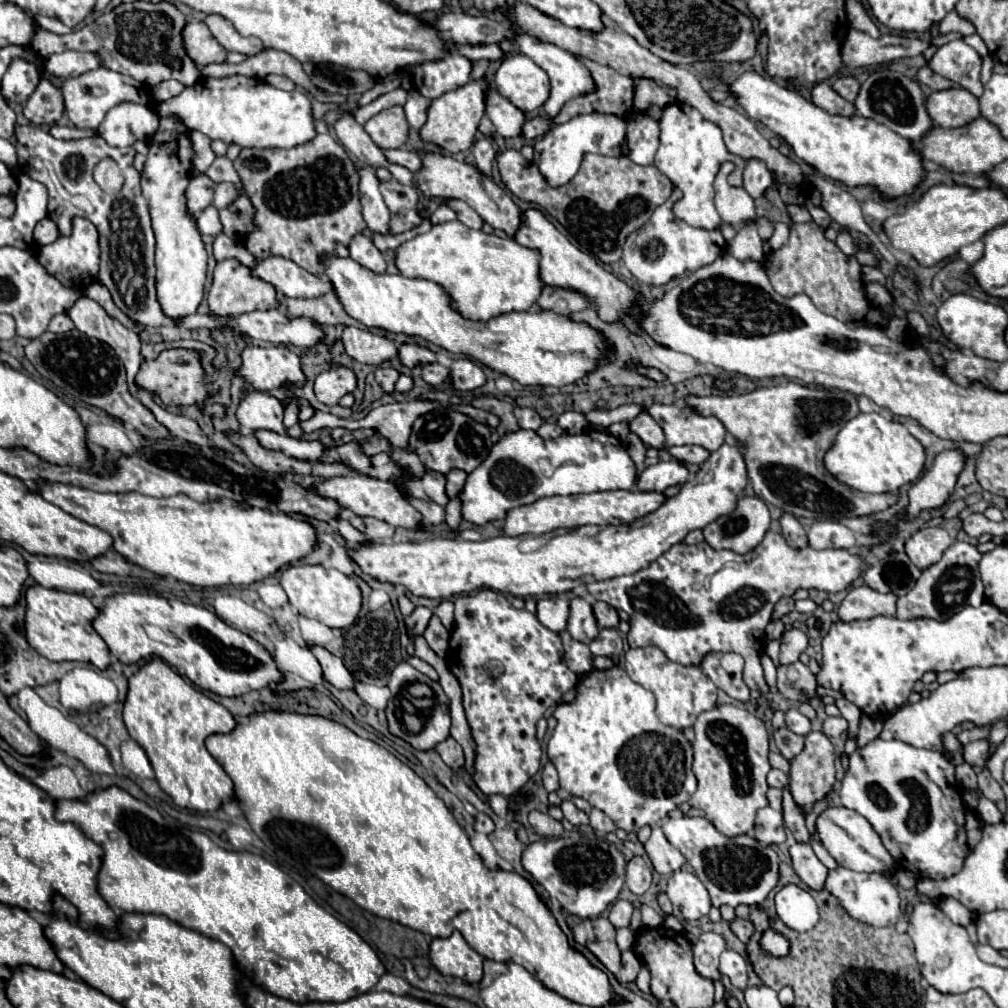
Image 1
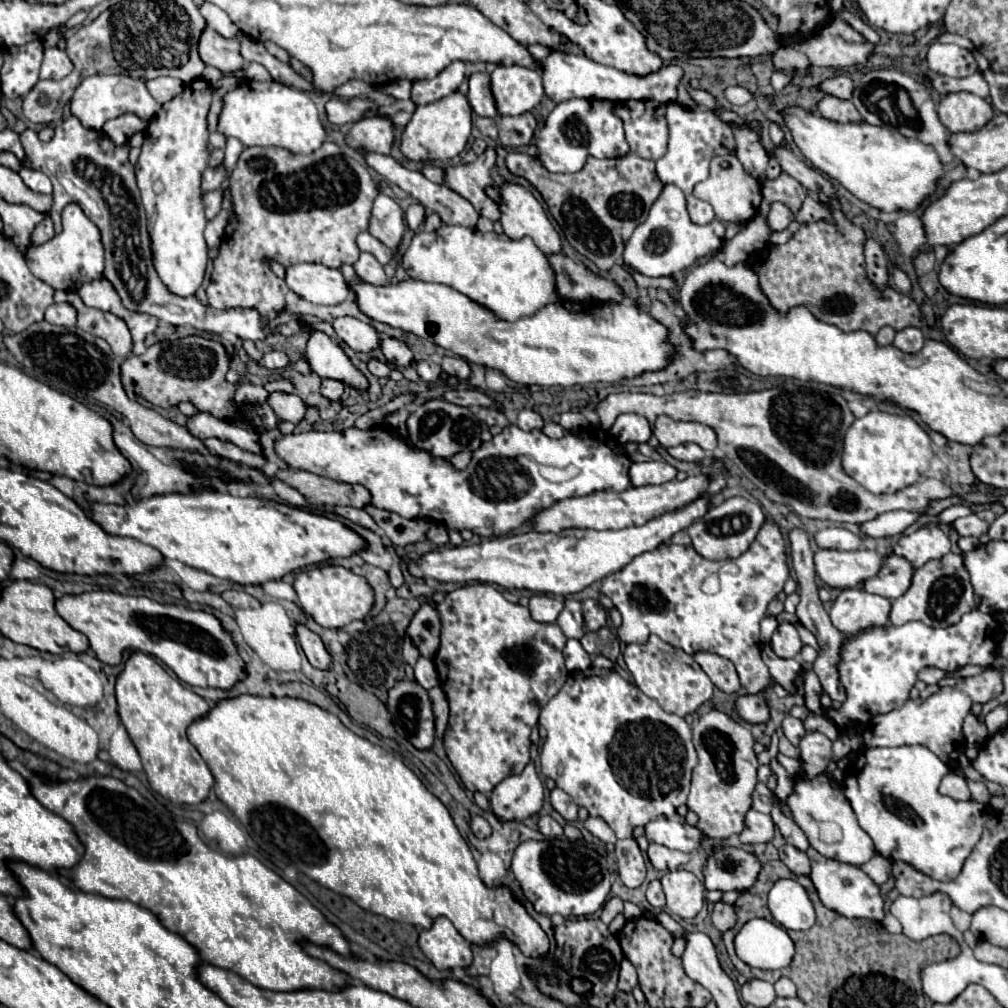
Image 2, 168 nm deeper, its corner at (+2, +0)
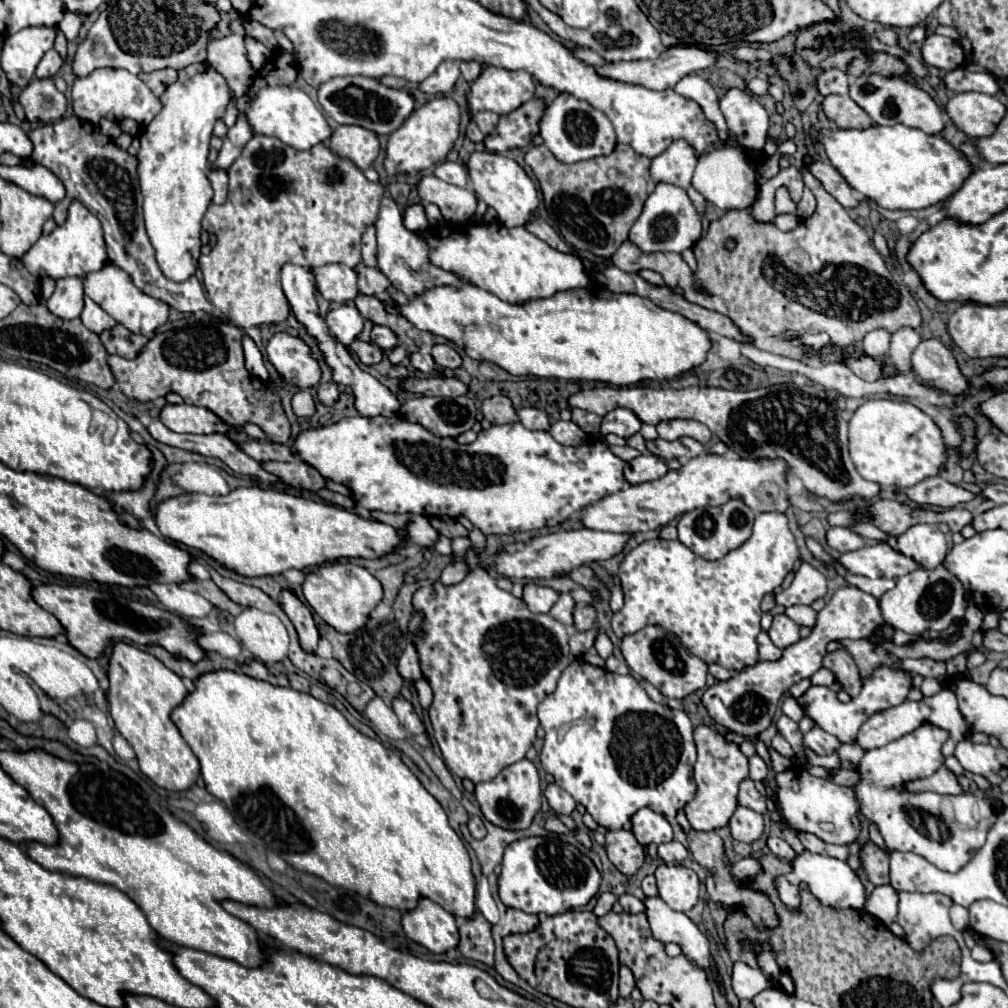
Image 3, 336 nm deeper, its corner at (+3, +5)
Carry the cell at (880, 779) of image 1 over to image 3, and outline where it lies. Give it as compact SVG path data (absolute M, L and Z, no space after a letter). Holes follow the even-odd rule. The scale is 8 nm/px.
M922 723L916 731L880 749L866 751L858 767L862 783L854 791L862 813L878 825L890 851L912 851L928 859L940 871L956 873L986 843L986 833L994 825L996 813L982 797L962 799L958 795L904 791L906 781L928 777L940 769L944 763L940 747L946 739L948 731L932 723Z

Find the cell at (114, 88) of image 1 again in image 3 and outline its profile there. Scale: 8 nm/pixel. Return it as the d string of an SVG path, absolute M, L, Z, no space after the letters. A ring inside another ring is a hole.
M102 67L102 69L92 71L86 77L76 77L72 85L72 105L74 105L74 113L80 119L94 123L94 125L104 117L112 121L130 117L138 125L144 127L160 111L160 99L136 75L124 69L112 69L112 67Z

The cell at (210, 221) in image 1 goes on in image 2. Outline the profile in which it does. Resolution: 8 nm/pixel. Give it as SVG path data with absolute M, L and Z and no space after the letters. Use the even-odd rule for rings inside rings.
M215 190L215 192L207 192L203 194L203 204L205 204L205 218L207 220L213 220L215 214L219 212L219 206L221 206L221 190Z

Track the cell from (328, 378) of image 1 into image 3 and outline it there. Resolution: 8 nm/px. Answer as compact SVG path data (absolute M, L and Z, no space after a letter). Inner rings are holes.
M334 381L318 385L318 399L322 405L334 405L338 401L338 385Z

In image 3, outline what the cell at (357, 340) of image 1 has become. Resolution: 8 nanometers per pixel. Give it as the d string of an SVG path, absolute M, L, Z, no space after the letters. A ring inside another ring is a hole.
M340 305L338 309L332 309L326 315L326 325L332 331L334 339L338 339L342 345L350 345L354 337L360 335L364 319L355 306Z

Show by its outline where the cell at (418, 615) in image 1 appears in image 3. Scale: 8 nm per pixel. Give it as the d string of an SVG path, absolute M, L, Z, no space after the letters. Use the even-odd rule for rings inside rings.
M412 643L406 647L402 657L398 659L398 671L400 671L400 677L404 681L418 681L422 677L418 653L416 653L416 647Z

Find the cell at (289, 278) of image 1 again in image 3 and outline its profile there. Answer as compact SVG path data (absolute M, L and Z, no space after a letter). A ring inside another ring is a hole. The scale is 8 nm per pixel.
M332 263L312 271L314 271L316 287L324 299L346 303L358 295L358 275L354 269Z

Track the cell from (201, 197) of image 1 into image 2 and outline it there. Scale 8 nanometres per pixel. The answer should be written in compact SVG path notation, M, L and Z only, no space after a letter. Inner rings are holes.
M223 166L219 168L207 168L203 172L203 180L201 180L201 190L205 192L213 192L213 190L221 190L227 182L227 172Z

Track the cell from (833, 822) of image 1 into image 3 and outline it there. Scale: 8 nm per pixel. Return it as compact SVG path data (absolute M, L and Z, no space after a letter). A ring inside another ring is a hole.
M794 765L776 777L776 795L778 795L778 805L782 809L784 819L798 831L808 831L818 835L826 843L838 843L846 845L852 843L858 837L860 823L858 823L858 803L854 797L854 791L848 787L838 787L830 783L828 779L812 777L806 769L800 765ZM828 825L828 827L822 827Z

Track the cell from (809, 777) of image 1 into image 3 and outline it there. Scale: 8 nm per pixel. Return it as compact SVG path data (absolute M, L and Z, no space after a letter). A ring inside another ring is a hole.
M814 727L812 731L808 731L808 733L804 735L804 745L810 747L812 751L816 751L818 755L830 755L830 753L834 753L842 743L840 743L834 735L822 731L820 727Z

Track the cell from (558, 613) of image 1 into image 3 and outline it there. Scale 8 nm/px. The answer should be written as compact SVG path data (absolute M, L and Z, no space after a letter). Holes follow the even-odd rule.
M526 583L522 599L526 601L526 605L532 613L548 613L550 607L556 603L558 593L550 587L542 587L542 585L536 585L536 583Z

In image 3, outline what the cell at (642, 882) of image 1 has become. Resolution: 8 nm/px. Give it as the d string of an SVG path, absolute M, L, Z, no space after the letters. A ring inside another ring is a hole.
M608 831L606 833L606 853L610 863L624 875L634 875L645 860L645 849L630 831Z

